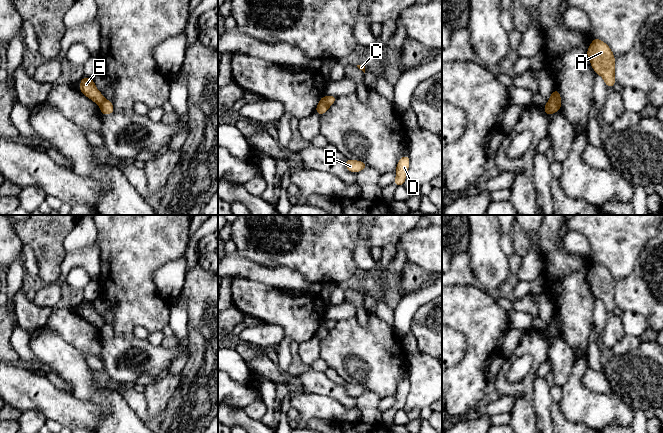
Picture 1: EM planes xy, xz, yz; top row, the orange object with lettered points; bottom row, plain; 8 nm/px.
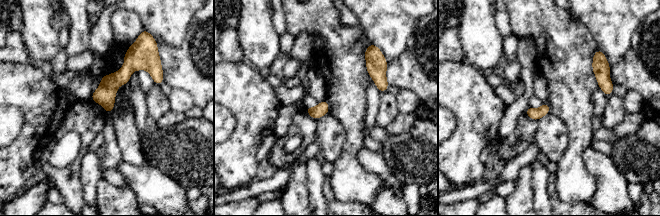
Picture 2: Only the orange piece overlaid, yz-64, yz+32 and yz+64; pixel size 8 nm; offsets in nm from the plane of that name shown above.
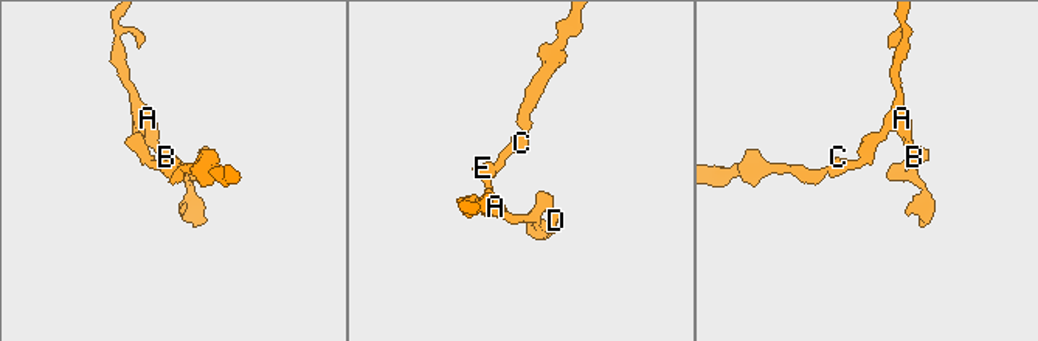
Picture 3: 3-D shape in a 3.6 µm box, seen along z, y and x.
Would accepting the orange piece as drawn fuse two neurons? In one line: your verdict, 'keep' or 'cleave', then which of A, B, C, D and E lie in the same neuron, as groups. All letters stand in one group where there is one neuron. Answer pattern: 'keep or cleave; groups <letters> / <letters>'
cleave; groups A B D E / C

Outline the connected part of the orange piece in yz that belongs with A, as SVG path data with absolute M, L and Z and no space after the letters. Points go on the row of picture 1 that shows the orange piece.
M594 37L586 54L594 72L603 78L607 88L613 88L616 84L615 55L608 44Z

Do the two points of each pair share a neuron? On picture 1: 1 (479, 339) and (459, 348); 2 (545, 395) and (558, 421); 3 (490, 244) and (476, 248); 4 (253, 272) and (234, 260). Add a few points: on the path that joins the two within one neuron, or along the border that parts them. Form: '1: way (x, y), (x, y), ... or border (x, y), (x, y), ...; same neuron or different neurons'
1: border (452, 328), (467, 343), (456, 365); different neurons
2: border (554, 402), (551, 406), (552, 422); different neurons
3: way (487, 244), (483, 248), (479, 248); same neuron
4: way (248, 269), (239, 265); same neuron

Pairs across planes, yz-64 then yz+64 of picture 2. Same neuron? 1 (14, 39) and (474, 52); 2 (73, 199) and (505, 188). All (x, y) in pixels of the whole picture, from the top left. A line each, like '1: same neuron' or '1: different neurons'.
1: different neurons
2: different neurons

